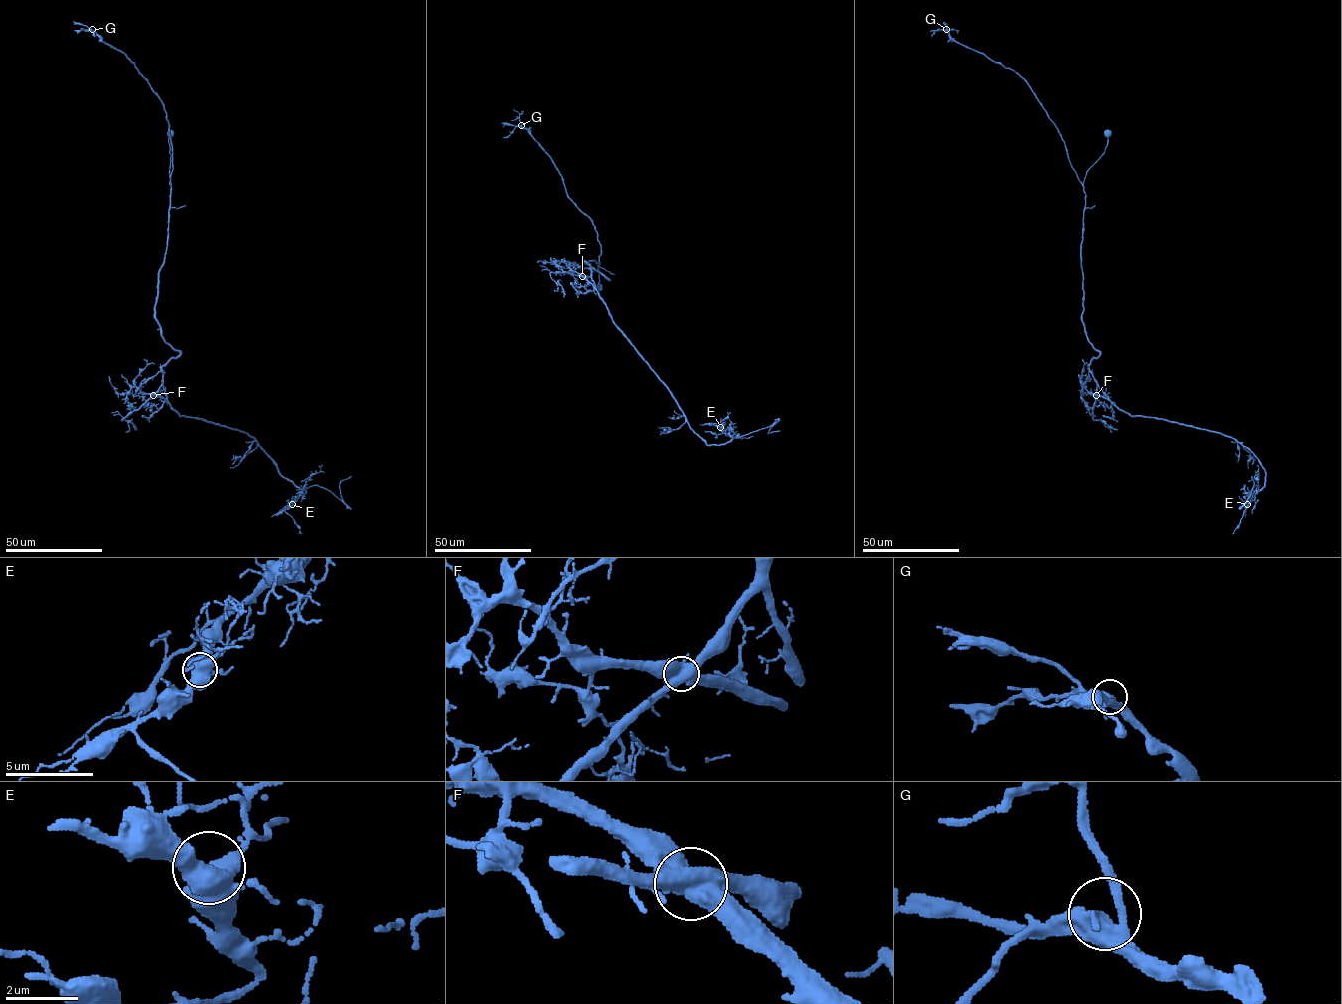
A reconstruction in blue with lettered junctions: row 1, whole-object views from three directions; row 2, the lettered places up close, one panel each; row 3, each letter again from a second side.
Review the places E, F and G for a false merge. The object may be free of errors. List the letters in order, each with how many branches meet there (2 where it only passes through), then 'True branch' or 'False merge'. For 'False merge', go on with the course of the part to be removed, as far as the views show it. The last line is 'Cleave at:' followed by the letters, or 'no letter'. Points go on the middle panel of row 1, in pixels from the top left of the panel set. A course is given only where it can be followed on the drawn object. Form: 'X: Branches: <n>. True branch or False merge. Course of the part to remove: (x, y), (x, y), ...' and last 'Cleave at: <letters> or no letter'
E: Branches: 5. True branch
F: Branches: 5. False merge. Course of the part to remove: (582, 276), (708, 445), (771, 426), (768, 433), (780, 431)
G: Branches: 4. True branch
Cleave at: F

